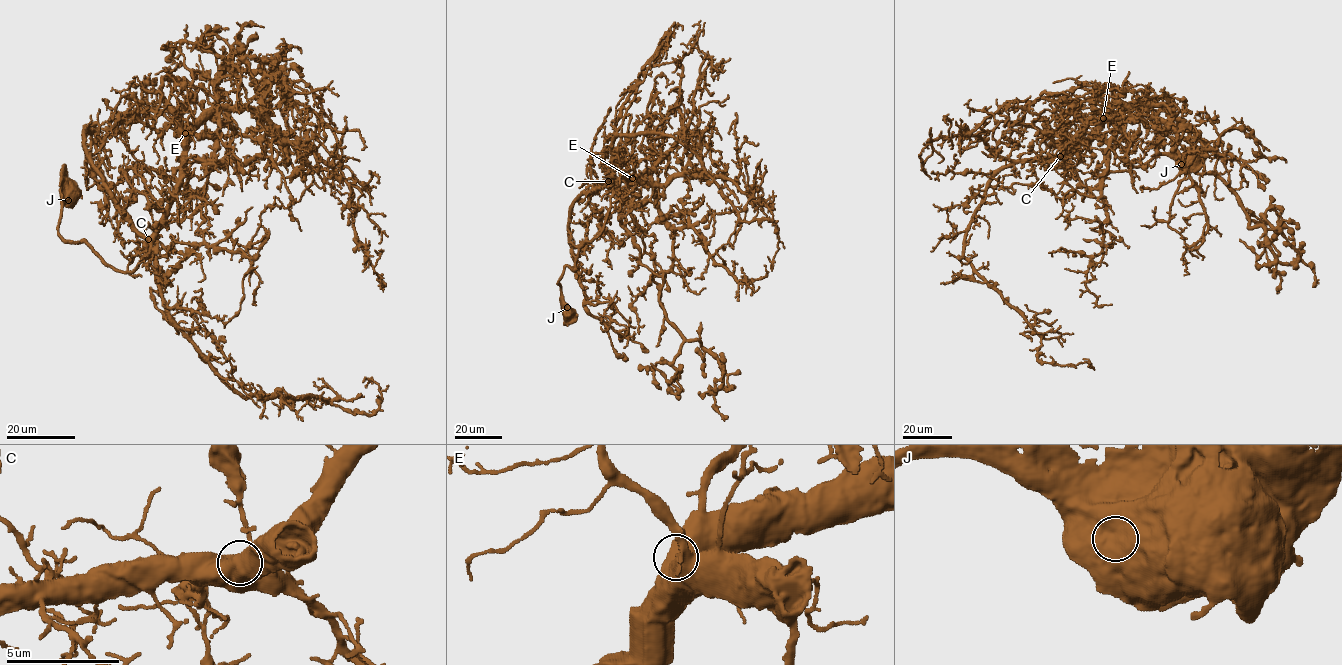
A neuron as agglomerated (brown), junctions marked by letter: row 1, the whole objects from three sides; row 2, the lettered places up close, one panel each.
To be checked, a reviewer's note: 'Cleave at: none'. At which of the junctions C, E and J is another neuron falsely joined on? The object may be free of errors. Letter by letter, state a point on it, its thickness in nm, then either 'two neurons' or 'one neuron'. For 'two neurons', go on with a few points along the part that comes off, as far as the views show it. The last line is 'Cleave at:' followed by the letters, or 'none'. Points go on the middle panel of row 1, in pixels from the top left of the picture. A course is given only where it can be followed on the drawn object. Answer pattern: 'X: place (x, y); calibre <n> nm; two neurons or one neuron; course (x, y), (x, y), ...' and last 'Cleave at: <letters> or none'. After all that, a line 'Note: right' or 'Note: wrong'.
C: place (608, 181); calibre 800 nm; one neuron
E: place (632, 178); calibre 650 nm; one neuron
J: place (567, 307); calibre 1550 nm; one neuron
Cleave at: none
Note: right

